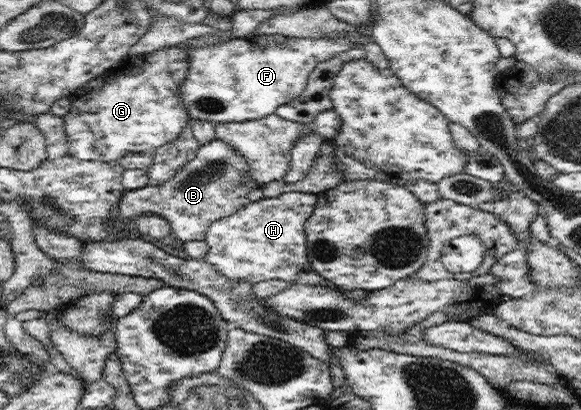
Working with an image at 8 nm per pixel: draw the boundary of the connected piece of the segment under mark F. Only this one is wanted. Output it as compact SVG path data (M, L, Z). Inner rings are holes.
M359 32L335 40L261 34L191 48L187 54L188 71L179 94L191 121L205 120L217 124L266 118L279 106L302 96L311 71L320 62L347 52L353 43L365 46L372 41L371 35L365 38L359 36Z

